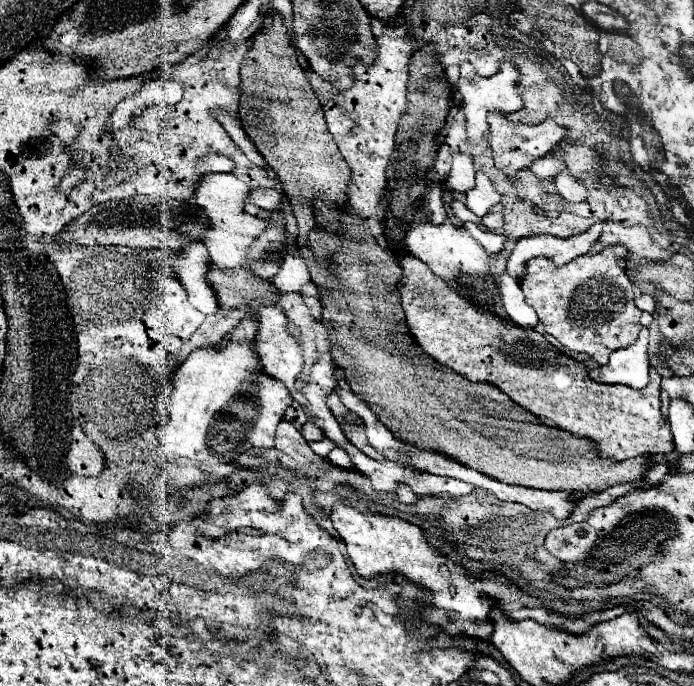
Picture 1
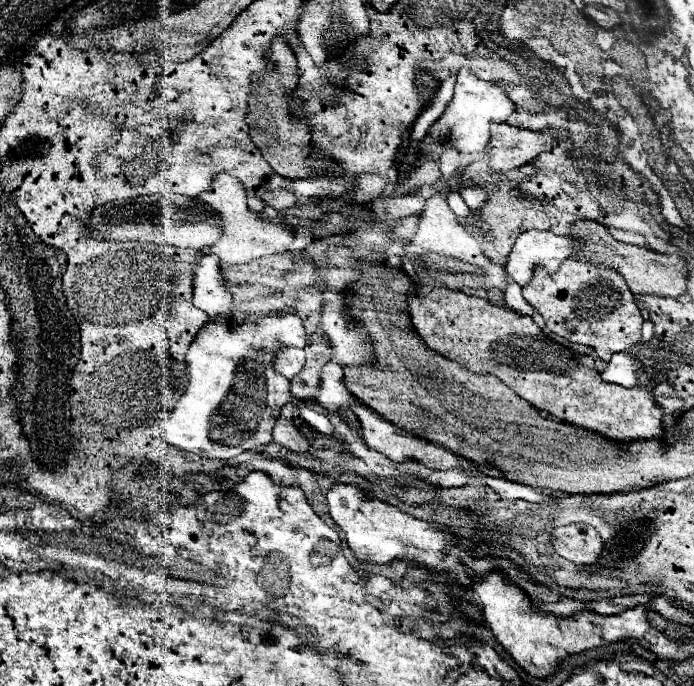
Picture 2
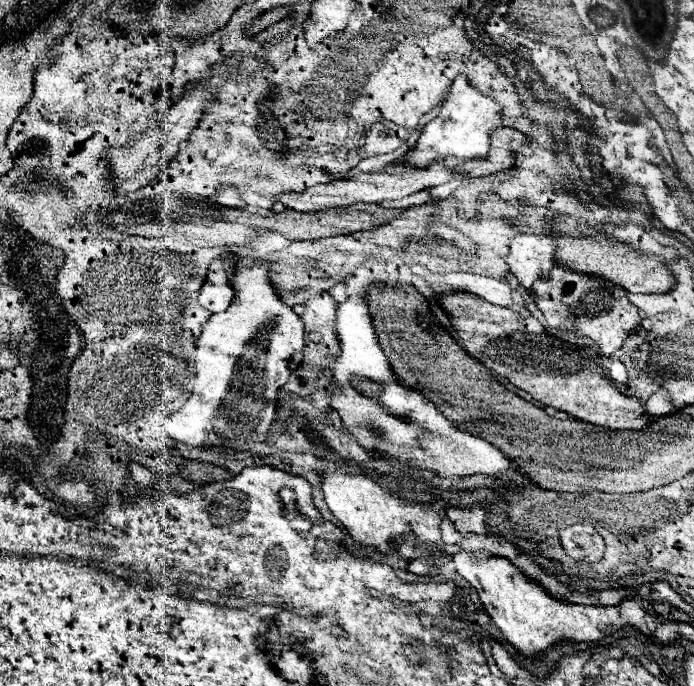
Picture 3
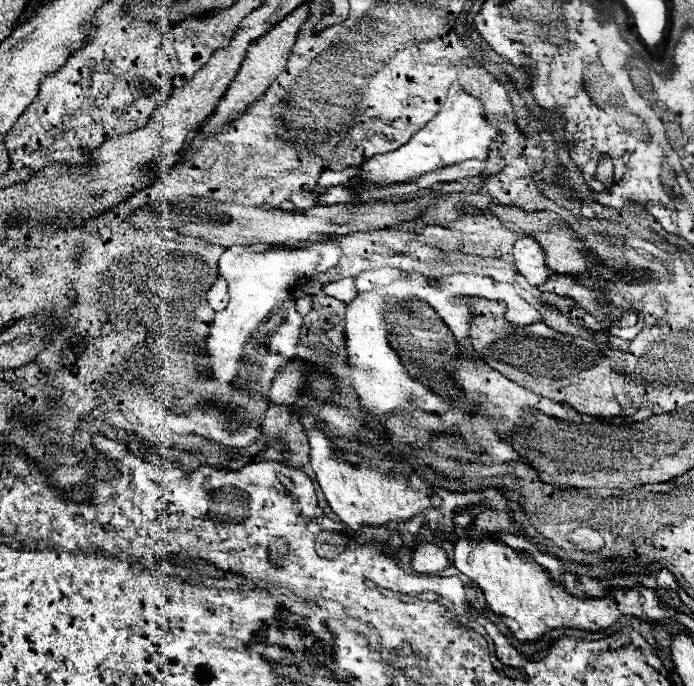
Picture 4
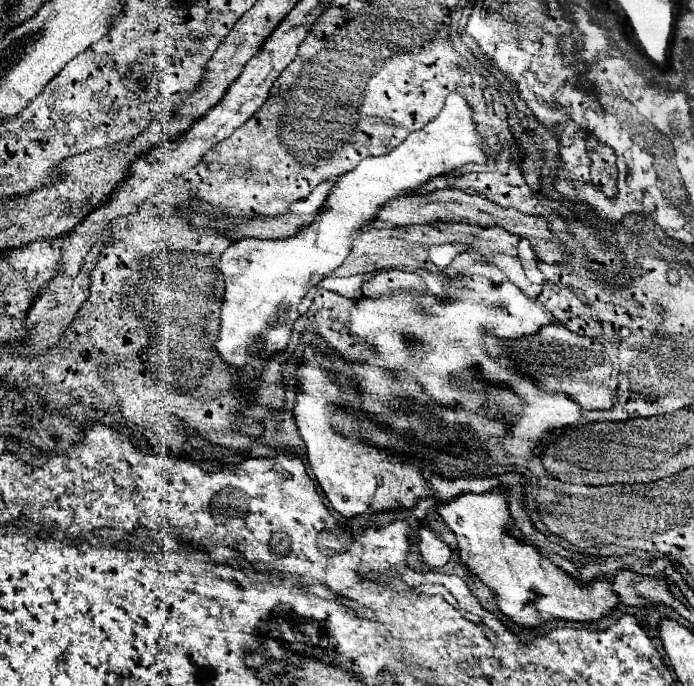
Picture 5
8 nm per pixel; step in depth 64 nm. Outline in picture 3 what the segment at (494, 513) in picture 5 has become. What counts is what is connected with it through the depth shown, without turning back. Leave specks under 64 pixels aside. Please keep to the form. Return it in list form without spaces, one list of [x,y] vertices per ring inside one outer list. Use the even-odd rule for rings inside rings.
[[[460,552],[454,556],[454,564],[456,570],[476,588],[492,624],[526,658],[540,658],[548,652],[552,644],[558,642],[600,642],[602,638],[620,630],[620,624],[644,624],[644,616],[654,618],[654,624],[668,624],[656,618],[650,602],[634,598],[624,600],[618,606],[622,622],[600,626],[597,606],[566,604],[556,598],[550,598],[542,586],[530,582],[506,558],[476,558],[470,552]]]

